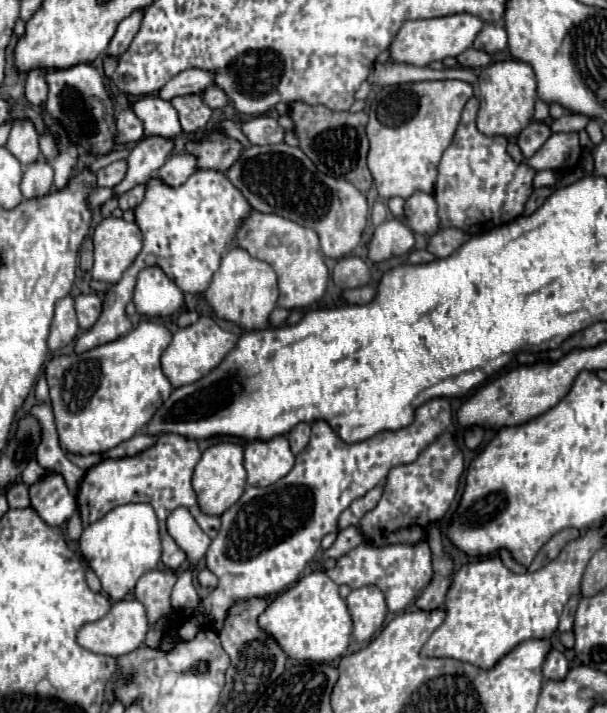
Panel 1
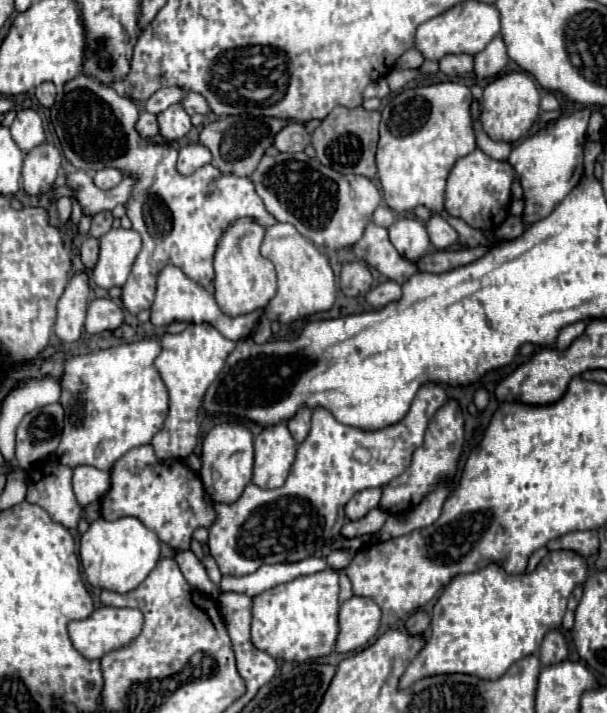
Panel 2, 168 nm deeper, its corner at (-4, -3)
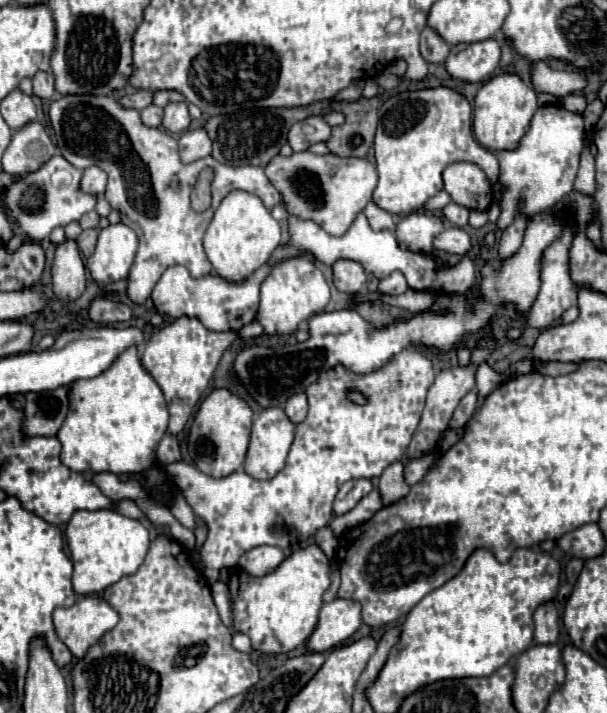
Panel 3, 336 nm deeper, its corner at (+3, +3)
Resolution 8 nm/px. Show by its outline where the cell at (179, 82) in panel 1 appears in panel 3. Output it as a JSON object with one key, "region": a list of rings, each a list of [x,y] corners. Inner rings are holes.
{"region":[[[137,90],[137,92],[131,92],[131,94],[125,94],[125,96],[119,96],[119,104],[123,104],[123,108],[135,108],[135,110],[143,110],[151,104],[151,98],[153,98],[153,92],[149,90]]]}

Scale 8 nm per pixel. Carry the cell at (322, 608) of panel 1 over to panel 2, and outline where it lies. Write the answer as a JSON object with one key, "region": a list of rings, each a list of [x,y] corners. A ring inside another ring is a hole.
{"region":[[[328,568],[312,576],[270,588],[254,598],[252,642],[258,650],[286,662],[306,662],[332,654],[338,638],[338,572]]]}

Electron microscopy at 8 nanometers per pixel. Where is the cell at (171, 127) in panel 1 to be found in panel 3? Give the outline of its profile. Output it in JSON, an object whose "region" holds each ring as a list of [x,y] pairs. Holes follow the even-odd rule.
{"region":[[[175,102],[165,106],[165,116],[163,116],[163,126],[169,132],[185,132],[189,128],[189,110],[185,102]]]}

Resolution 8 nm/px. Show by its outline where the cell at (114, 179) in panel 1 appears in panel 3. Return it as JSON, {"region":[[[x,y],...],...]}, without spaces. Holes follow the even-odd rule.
{"region":[[[91,166],[83,170],[83,178],[81,178],[83,192],[101,196],[105,192],[105,184],[107,184],[107,174],[99,166]]]}

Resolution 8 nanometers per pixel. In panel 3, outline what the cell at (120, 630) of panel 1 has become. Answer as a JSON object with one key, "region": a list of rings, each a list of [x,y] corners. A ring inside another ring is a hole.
{"region":[[[85,596],[73,606],[55,608],[53,612],[55,632],[75,658],[83,658],[87,648],[115,628],[117,622],[119,614],[97,596]]]}

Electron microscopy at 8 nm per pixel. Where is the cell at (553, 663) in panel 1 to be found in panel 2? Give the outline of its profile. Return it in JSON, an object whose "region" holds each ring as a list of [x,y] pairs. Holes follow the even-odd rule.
{"region":[[[558,630],[548,632],[542,646],[540,646],[542,666],[552,666],[552,664],[558,664],[564,660],[568,660],[568,646],[566,646],[564,636]]]}

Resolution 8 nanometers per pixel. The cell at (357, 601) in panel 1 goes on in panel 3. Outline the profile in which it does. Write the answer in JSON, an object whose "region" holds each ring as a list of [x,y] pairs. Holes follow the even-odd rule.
{"region":[[[335,598],[321,606],[315,632],[307,638],[309,652],[325,652],[347,638],[351,638],[361,626],[361,604],[353,600]]]}

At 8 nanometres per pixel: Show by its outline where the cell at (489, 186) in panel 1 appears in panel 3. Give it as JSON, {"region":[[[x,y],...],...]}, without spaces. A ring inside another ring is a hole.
{"region":[[[455,162],[443,172],[445,190],[455,204],[471,210],[487,210],[491,202],[491,184],[485,172],[471,162]]]}

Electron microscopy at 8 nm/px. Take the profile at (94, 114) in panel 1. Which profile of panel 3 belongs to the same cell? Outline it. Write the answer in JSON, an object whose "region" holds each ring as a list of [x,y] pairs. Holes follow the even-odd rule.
{"region":[[[61,96],[59,100],[55,100],[49,108],[49,118],[55,130],[55,138],[57,138],[57,146],[61,150],[61,154],[75,166],[75,168],[87,168],[87,166],[99,166],[107,172],[109,182],[107,182],[107,192],[105,198],[109,200],[109,204],[113,206],[113,210],[117,210],[123,216],[123,224],[135,228],[135,232],[139,234],[139,250],[133,262],[133,268],[129,272],[129,286],[127,286],[127,296],[135,302],[135,304],[143,304],[149,296],[153,286],[157,284],[157,280],[161,278],[163,270],[167,266],[185,266],[191,276],[195,278],[203,278],[207,274],[211,274],[211,262],[207,260],[205,252],[203,252],[203,234],[213,218],[213,212],[217,210],[219,202],[233,190],[245,190],[251,192],[255,196],[259,196],[263,200],[263,204],[271,210],[281,196],[277,196],[277,190],[273,188],[273,184],[267,180],[263,168],[257,166],[225,166],[219,164],[215,158],[207,156],[201,160],[195,160],[191,164],[183,164],[179,158],[179,150],[177,150],[177,140],[167,134],[165,130],[159,128],[147,128],[137,110],[127,110],[123,106],[117,104],[117,100],[113,96]],[[211,166],[215,170],[215,180],[213,186],[219,186],[217,192],[213,192],[213,204],[209,210],[205,212],[195,212],[189,206],[189,194],[197,182],[199,172]]]}

